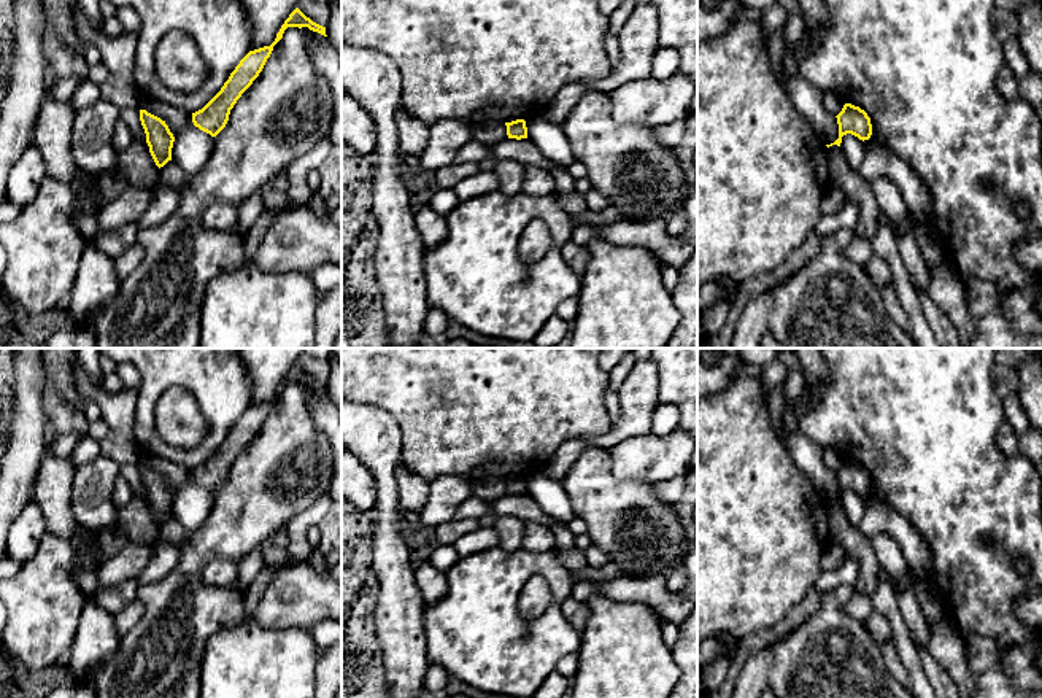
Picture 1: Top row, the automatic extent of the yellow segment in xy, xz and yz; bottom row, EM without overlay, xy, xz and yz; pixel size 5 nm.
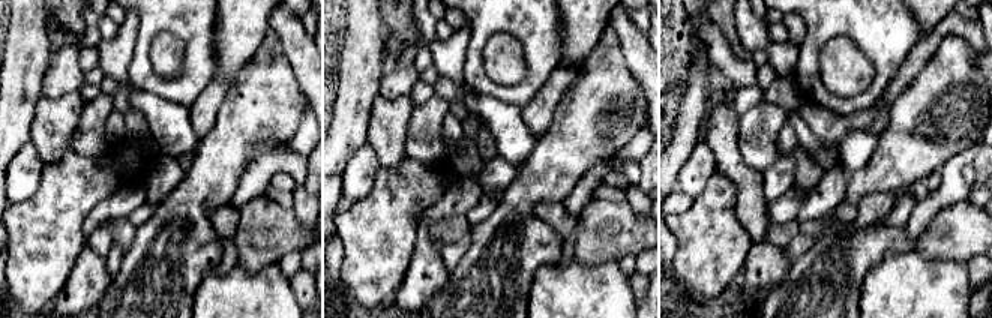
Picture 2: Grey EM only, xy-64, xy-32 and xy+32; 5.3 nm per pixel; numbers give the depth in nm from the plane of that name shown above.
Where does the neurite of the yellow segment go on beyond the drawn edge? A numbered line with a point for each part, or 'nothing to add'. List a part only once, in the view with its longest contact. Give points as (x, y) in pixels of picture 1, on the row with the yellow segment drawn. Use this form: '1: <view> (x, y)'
nothing to add

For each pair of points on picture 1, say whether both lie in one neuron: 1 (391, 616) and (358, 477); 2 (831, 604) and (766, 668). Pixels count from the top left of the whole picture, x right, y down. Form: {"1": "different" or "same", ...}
{"1": "different", "2": "same"}

